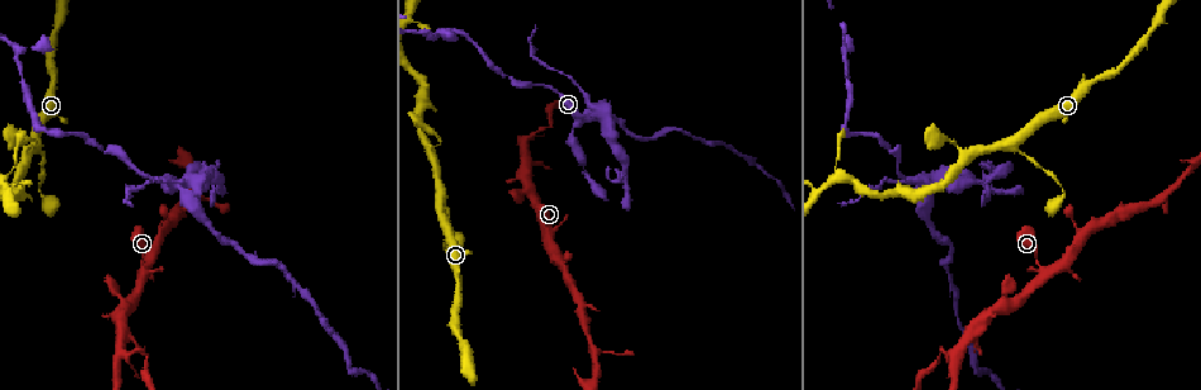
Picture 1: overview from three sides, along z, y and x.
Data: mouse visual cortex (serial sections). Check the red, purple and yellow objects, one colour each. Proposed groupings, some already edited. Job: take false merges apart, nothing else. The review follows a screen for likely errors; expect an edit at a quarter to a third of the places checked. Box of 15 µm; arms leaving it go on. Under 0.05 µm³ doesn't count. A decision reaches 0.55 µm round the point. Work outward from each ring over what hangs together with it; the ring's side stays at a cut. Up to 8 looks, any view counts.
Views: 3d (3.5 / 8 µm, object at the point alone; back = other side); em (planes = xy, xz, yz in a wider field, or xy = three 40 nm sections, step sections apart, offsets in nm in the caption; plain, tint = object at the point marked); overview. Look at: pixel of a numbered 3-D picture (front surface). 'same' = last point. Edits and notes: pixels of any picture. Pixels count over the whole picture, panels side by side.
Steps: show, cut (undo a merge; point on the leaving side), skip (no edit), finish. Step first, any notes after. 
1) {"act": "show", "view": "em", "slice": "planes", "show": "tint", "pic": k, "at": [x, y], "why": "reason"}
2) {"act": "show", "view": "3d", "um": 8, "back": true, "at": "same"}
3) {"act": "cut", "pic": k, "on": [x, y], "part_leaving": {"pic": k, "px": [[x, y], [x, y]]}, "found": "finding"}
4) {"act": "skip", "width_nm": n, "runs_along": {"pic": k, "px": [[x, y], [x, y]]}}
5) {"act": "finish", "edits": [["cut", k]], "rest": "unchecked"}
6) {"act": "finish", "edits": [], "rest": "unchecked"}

{"act": "show", "view": "3d", "um": 3.5, "back": true, "pic": 1, "at": [573, 129], "why": "a narrow waist"}

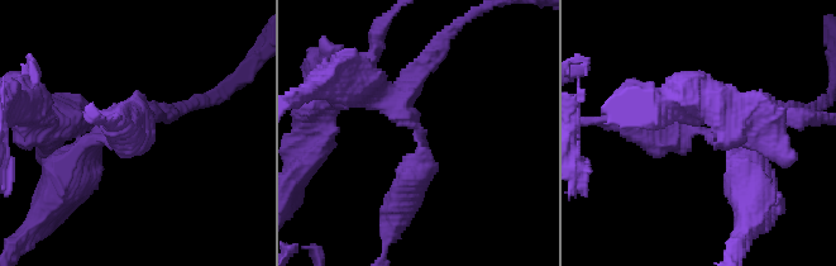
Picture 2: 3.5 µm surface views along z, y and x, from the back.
{"act": "show", "view": "em", "slice": "xy", "step": 5, "show": "tint", "pic": 2, "at": [703, 135], "arm_widths_nm": [200, 400], "why": "need the tissue"}

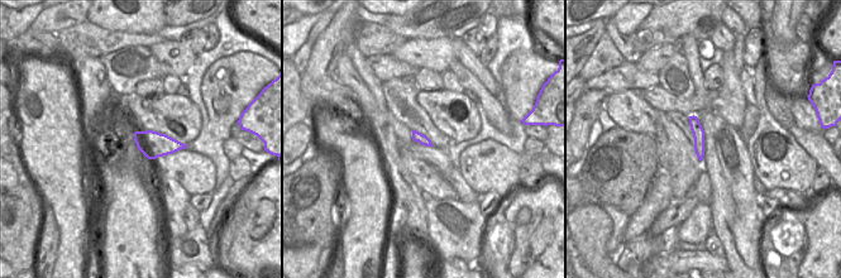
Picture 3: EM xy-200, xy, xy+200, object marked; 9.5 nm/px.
{"act": "show", "view": "em", "slice": "xy", "step": 1, "show": "tint", "at": "same"}

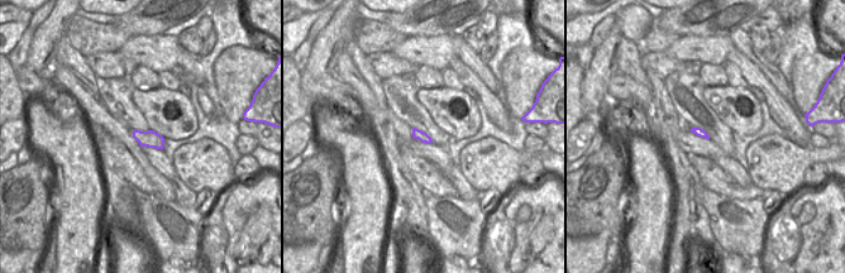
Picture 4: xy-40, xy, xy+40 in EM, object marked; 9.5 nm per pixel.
{"act": "skip", "runs_along": {"pic": 2, "px": [[421, 66], [401, 93], [421, 145], [401, 205]]}, "found": "one cell here"}

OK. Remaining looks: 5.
{"act": "show", "view": "3d", "um": 3.5, "pic": 1, "at": [549, 231], "why": "thin neck"}

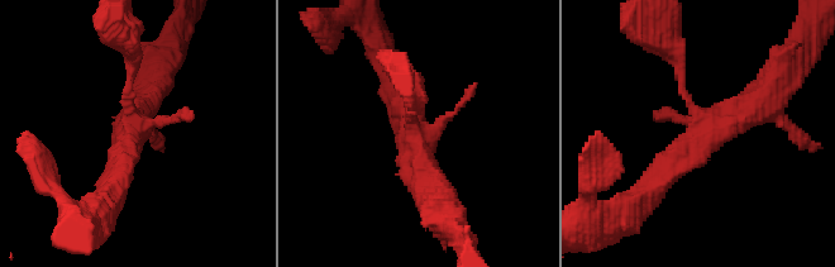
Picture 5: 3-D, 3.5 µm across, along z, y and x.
{"act": "show", "view": "em", "slice": "xy", "step": 2, "show": "tint", "pic": 5, "at": [709, 125]}

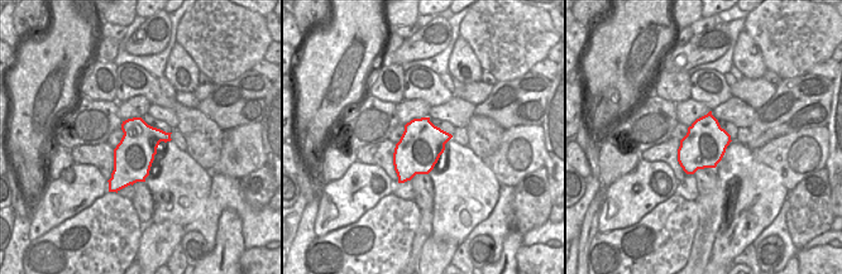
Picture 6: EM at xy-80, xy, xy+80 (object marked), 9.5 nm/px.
{"act": "show", "view": "em", "slice": "planes", "show": "tint", "at": "same"}

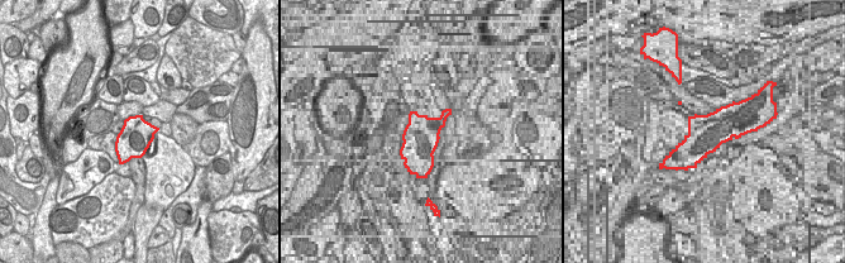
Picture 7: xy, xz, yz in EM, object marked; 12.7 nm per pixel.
{"act": "skip", "runs_along": {"pic": 5, "px": [[673, 52], [680, 87], [709, 127], [654, 185]]}, "found": "one cell here"}

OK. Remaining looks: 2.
{"act": "show", "view": "3d", "um": 3.5, "pic": 1, "at": [846, 46], "why": "sharp bend"}

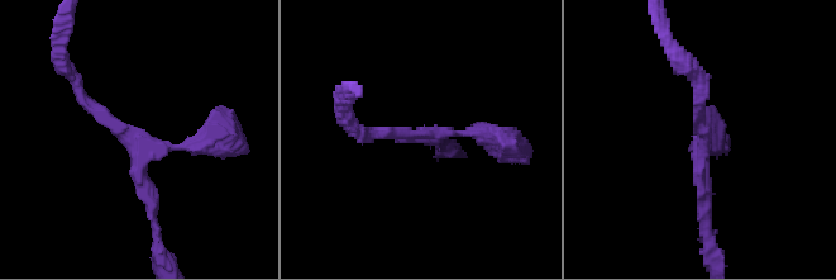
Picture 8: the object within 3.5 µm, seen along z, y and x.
{"act": "skip", "arms": 3, "arm_widths_nm": [150, 200, 200], "runs_along": {"pic": 8, "px": [[157, 227], [141, 146], [223, 142]]}, "found": "continuous, no second cell"}

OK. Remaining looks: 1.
{"act": "finish", "edits": [], "rest": "unchecked"}

